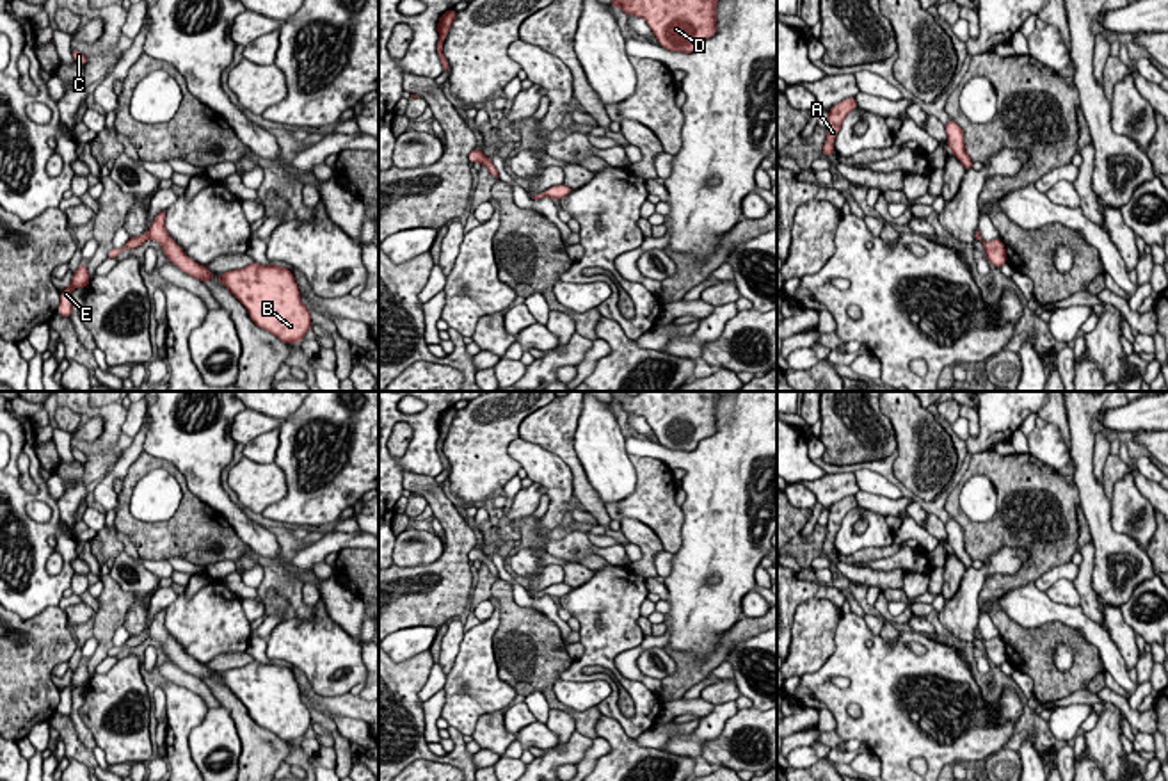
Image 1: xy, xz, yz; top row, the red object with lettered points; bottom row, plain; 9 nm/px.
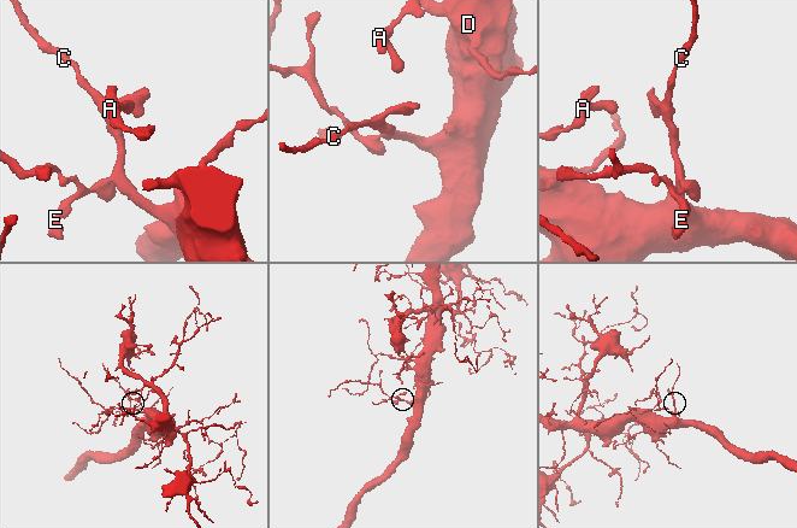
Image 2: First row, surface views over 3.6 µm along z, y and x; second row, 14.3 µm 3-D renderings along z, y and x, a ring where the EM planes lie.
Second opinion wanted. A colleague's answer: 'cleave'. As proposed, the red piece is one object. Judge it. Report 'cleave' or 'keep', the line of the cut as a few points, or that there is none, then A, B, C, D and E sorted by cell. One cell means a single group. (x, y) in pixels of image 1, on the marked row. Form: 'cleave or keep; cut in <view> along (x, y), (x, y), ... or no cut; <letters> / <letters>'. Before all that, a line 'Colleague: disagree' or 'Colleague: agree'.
Colleague: disagree
keep; no cut; A B C D E

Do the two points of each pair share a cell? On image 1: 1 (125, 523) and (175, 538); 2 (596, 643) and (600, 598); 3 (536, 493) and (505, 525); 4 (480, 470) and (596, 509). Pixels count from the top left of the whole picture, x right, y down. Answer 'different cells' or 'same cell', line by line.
1: same cell
2: same cell
3: same cell
4: different cells

